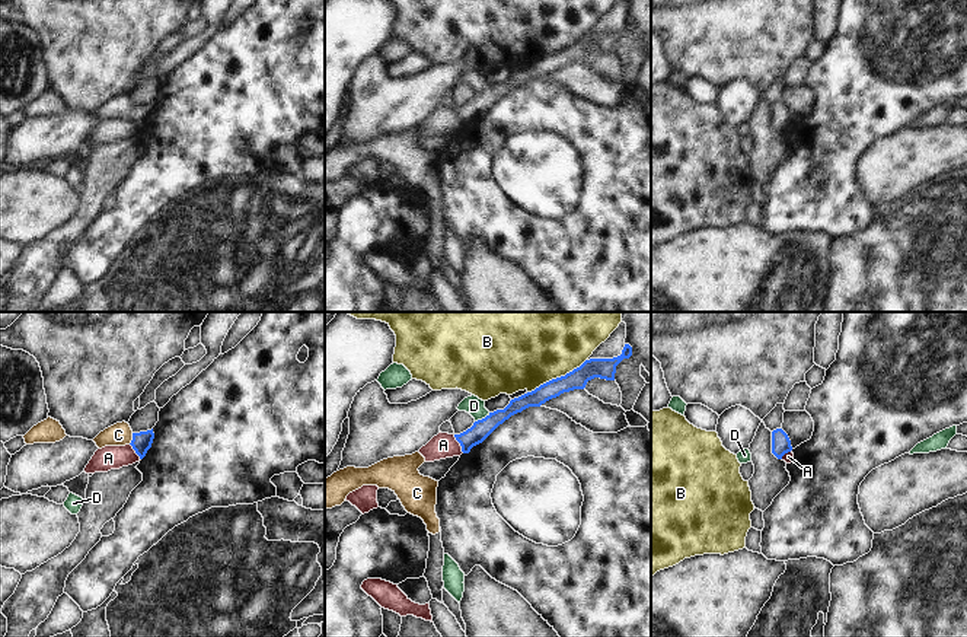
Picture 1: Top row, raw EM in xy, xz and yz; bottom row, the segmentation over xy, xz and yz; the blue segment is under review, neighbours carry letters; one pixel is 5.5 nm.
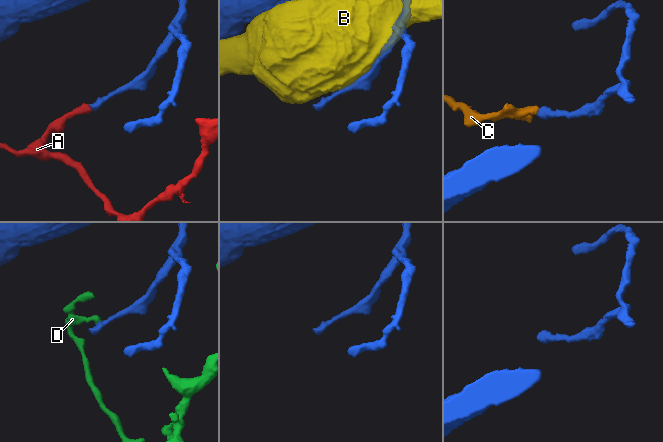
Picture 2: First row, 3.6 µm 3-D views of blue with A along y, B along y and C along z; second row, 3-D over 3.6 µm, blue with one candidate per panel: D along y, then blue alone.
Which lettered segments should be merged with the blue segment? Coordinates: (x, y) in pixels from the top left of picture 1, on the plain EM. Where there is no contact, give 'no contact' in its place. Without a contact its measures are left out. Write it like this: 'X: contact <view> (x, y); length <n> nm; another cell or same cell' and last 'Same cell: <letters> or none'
A: contact xz (459, 115); length 120 nm; another cell
B: contact xz (557, 51); length 380 nm; another cell
C: contact xy (133, 112); length 70 nm; same cell
D: contact xz (482, 92); length 100 nm; another cell
Same cell: C

